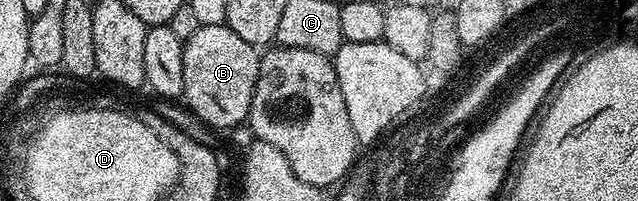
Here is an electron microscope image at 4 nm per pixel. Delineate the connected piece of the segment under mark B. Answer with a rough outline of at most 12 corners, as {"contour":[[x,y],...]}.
{"contour":[[222,25],[185,39],[183,99],[231,130],[248,116],[259,49]]}

